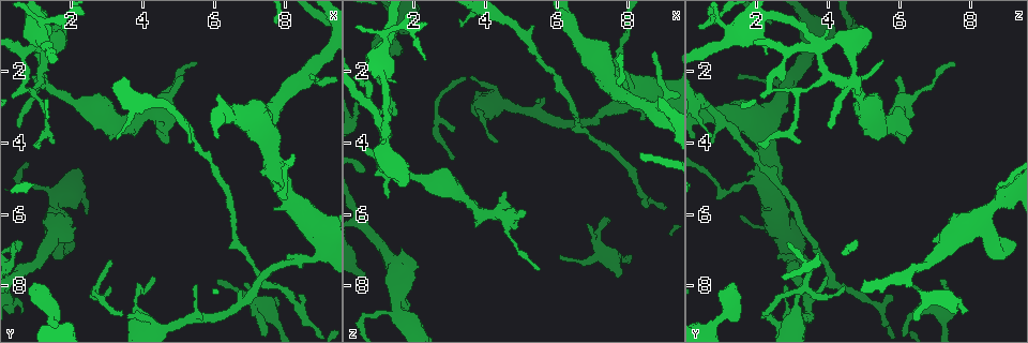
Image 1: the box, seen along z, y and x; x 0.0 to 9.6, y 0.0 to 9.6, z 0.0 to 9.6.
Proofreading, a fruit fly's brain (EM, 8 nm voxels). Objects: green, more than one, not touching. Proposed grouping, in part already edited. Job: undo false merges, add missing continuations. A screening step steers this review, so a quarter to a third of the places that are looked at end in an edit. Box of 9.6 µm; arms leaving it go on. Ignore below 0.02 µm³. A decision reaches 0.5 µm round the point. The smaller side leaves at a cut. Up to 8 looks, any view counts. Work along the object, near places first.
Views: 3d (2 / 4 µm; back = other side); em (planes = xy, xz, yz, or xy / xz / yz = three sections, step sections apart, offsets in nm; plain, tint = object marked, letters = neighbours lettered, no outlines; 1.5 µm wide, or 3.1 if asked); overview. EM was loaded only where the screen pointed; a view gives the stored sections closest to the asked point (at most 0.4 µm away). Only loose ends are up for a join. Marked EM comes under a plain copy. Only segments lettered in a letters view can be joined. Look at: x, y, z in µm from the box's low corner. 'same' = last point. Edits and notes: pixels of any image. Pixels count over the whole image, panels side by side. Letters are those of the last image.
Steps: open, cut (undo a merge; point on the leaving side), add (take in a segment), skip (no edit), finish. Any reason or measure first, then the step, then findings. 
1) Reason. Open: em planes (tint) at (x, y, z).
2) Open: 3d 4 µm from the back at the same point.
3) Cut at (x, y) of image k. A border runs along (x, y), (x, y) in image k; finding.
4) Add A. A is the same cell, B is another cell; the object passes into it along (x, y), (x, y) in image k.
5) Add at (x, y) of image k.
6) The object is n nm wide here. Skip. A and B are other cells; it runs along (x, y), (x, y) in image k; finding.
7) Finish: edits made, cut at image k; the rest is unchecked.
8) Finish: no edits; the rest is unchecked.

Three-way junction. Open: 3d 2 µm at (0.65, 1.50, 2.90).

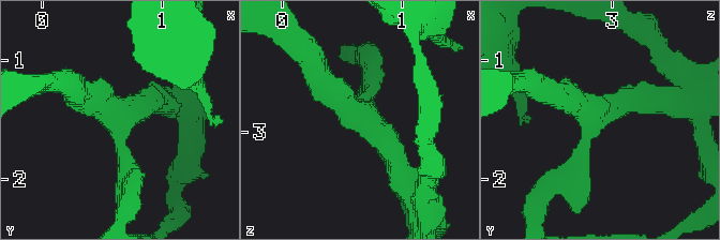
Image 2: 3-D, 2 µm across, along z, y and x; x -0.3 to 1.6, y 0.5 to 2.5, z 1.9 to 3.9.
3 arms meet here; the arms are 170, 220, 220 nm wide. Open: em yz step 4 (letters) at (0.64, 1.46, 2.86).

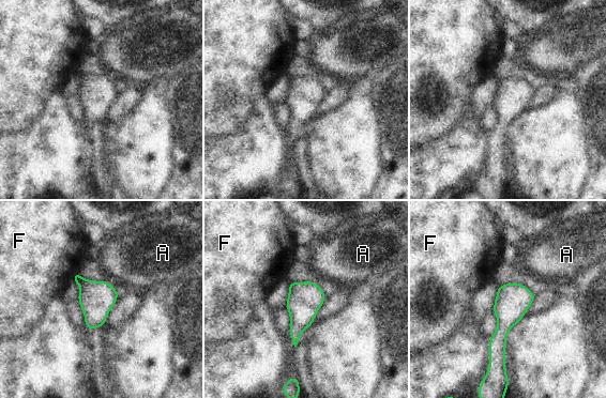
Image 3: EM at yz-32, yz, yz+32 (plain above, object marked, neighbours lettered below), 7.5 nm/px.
The longest contact is with A, 100 nm. Skip. A and F are other cells; a border runs along (107, 281), (117, 290) in image 3; one neuron here.

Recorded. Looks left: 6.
An open end. Open: em xy step 8 (tint) at (5.10, 2.10, 5.95).

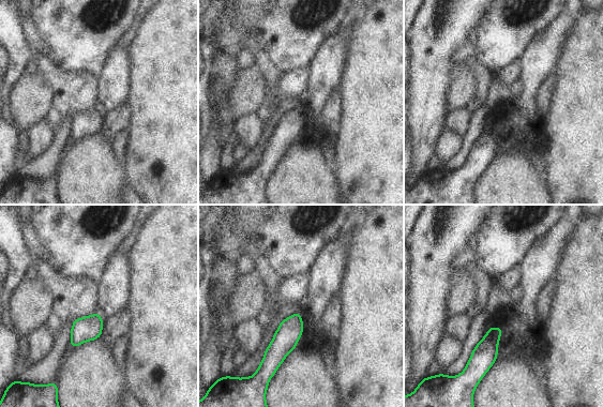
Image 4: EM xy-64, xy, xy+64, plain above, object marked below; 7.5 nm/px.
Open: em xy step 8 (letters) at the same point.

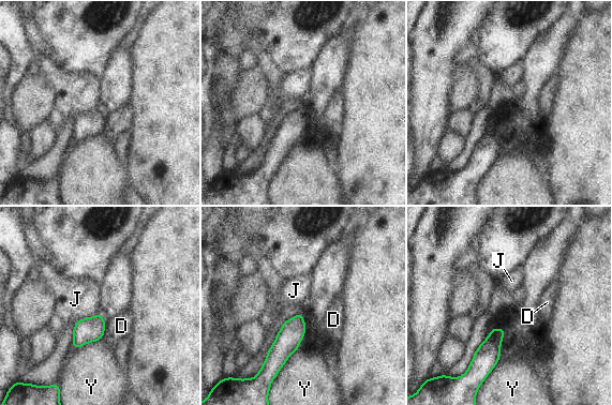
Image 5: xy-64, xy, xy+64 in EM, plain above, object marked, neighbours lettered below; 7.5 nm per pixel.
The longest contact is with Y, 240 nm. Skip. D, J and Y are other cells; a border runs along (100, 313), (78, 318), (74, 321) in image 5; no lettered segment goes on from it.

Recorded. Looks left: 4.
Sharp bend. Open: em xz step 4 (letters) at (0.60, 5.10, 8.90).

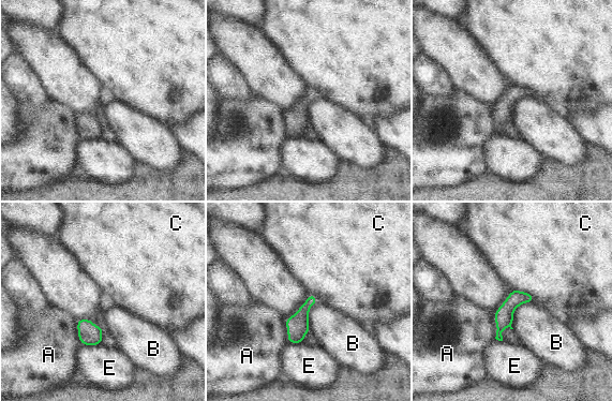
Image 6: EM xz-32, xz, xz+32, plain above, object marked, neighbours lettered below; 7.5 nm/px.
Another direction. Open: em planes (letters) at the same point.

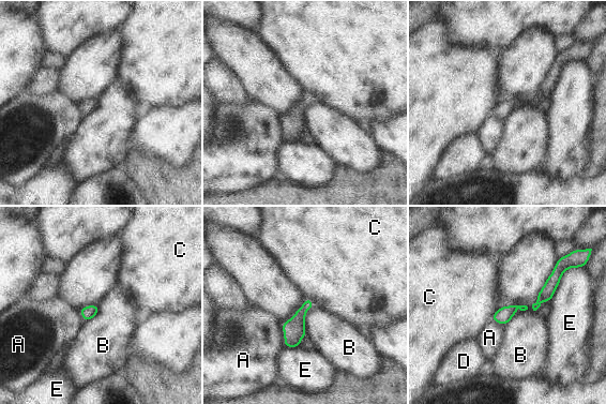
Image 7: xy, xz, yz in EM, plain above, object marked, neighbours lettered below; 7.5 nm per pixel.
Skip. A, B, C, D and E are other cells; a border runs along (528, 307), (517, 309), (505, 326) in image 7; one neuron here.

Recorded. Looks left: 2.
Tapers out. Open: 3d 4 µm at (8.50, 8.35, 5.80).

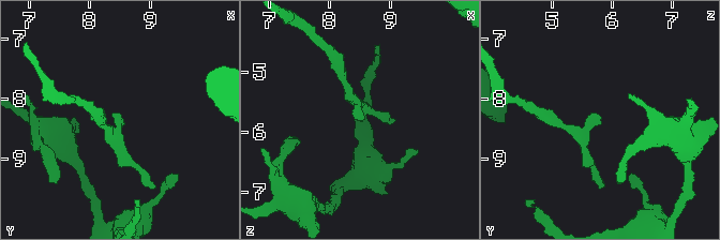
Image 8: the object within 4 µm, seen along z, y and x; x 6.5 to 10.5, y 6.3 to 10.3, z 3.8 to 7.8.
Open: em xy step 4 (letters) at (8.50, 8.35, 5.80).

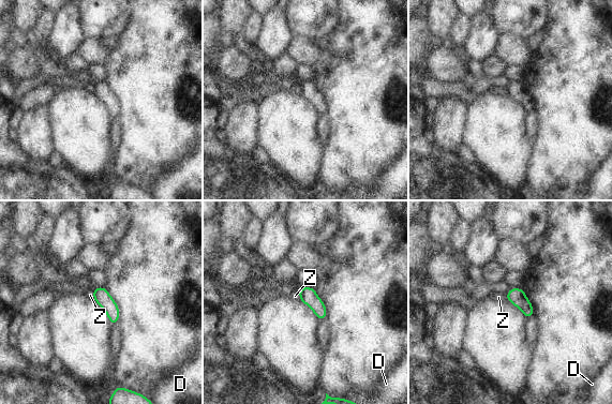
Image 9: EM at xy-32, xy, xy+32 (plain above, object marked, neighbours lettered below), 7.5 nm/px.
Skip. D and Z are other cells; none of them fits.

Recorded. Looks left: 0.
Finish: no edits; the rest is unchecked.

